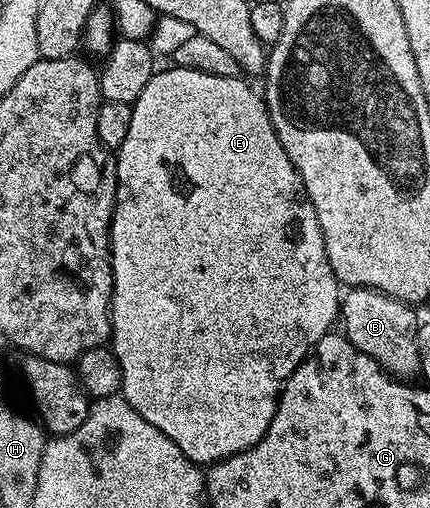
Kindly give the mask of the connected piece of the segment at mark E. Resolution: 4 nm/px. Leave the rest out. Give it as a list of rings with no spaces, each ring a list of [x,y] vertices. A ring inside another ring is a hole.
[[[168,66],[168,71],[156,70],[155,76],[141,89],[141,97],[131,104],[129,133],[117,148],[115,172],[115,212],[111,214],[111,338],[109,346],[117,357],[123,382],[124,399],[149,421],[189,461],[197,465],[219,463],[231,455],[248,451],[265,437],[269,421],[279,404],[279,396],[292,373],[311,354],[311,348],[336,326],[341,315],[341,284],[335,278],[325,253],[325,241],[317,213],[303,187],[301,177],[285,153],[285,145],[273,129],[264,96],[250,87],[246,78],[214,76],[197,69]]]

